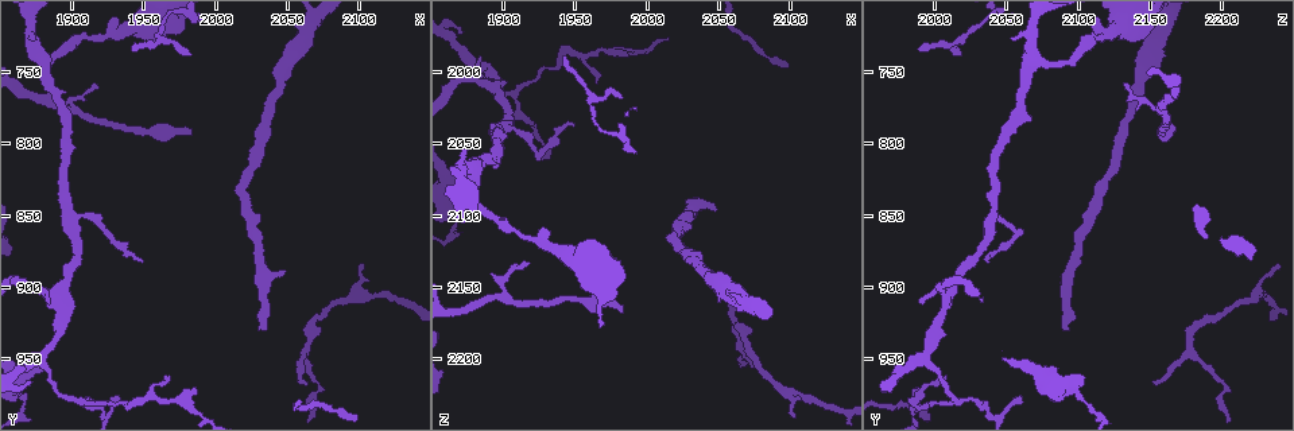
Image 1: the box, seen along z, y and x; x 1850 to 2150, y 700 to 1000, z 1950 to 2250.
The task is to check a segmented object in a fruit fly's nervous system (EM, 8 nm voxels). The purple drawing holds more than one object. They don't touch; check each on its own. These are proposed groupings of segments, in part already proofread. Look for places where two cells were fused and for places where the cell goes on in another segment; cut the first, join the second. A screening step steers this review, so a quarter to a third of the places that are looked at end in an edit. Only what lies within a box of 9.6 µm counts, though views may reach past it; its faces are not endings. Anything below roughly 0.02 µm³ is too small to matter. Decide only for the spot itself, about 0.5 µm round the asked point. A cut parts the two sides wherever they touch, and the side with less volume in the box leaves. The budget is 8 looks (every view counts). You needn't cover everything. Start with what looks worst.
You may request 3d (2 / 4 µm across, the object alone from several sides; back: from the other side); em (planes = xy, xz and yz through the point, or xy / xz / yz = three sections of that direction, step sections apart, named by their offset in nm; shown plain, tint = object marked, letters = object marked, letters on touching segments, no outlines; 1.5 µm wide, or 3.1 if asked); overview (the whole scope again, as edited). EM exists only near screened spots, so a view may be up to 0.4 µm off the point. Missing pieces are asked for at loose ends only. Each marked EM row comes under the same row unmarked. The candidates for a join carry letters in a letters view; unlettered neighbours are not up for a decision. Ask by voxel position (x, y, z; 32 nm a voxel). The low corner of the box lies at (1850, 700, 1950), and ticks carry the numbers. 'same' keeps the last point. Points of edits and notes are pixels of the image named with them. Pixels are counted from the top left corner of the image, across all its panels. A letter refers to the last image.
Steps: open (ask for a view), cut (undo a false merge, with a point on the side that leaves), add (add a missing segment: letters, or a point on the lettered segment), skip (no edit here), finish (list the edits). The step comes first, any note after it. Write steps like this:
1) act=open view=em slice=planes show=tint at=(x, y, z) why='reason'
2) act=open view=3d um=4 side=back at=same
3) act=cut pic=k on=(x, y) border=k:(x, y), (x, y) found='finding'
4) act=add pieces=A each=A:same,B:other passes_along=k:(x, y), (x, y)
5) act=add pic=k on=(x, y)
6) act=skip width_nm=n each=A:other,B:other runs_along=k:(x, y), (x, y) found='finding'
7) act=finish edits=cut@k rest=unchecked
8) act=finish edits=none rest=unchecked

act=open view=em slice=planes show=letters at=(2030, 932, 2092)

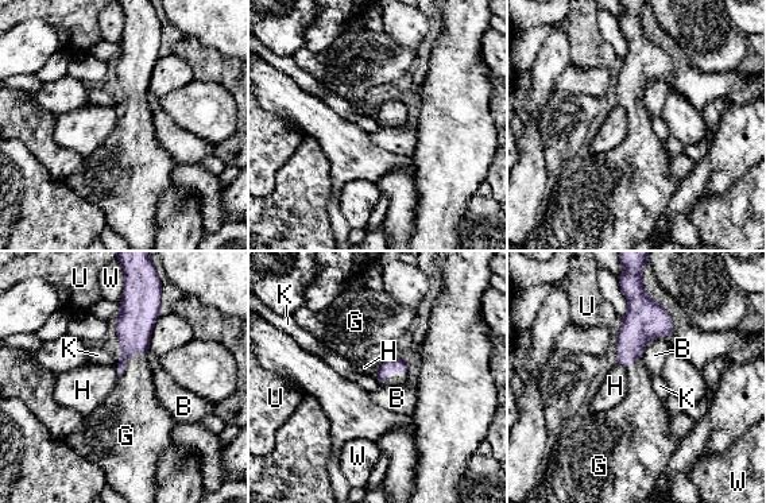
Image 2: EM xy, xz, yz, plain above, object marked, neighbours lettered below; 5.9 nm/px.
act=add pieces=G each=B:other,G:same,H:other,K:other,U:other,W:other passes_along=2:(136, 318), (127, 359), (134, 399) found='it goes on there'

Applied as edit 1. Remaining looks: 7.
act=open view=overview

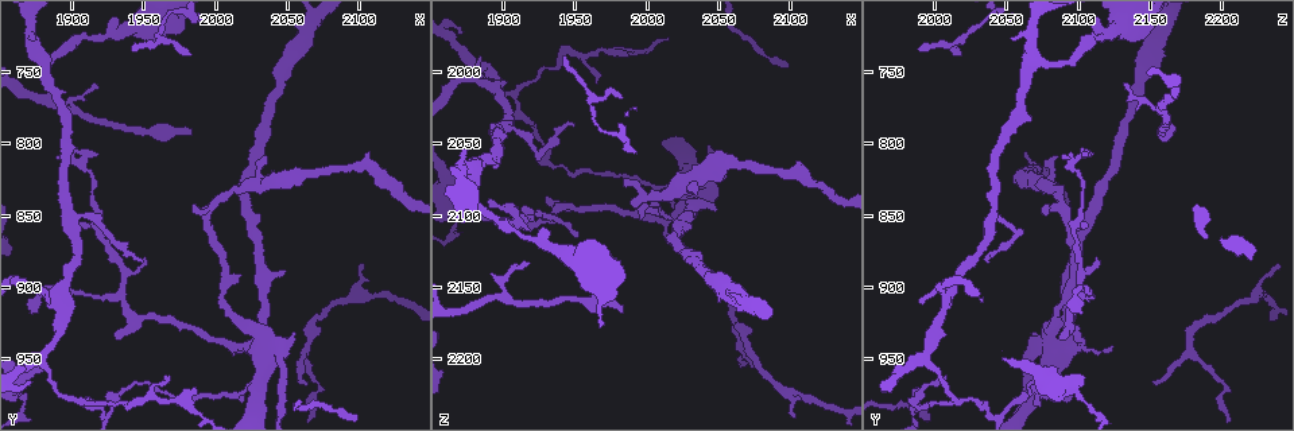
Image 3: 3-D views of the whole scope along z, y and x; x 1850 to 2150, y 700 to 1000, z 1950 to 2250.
act=open view=3d um=4 side=back at=(1982, 792, 2166) why='branch stops here'

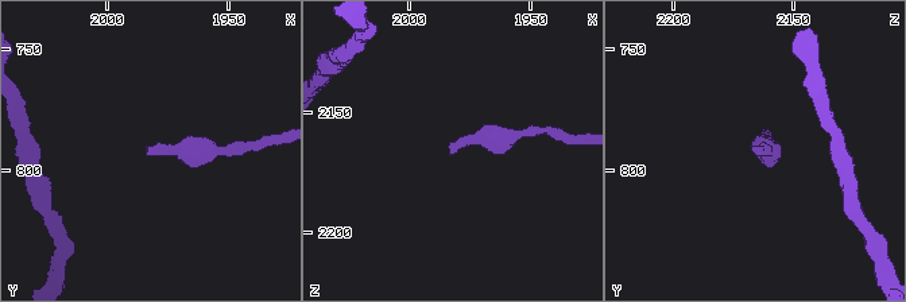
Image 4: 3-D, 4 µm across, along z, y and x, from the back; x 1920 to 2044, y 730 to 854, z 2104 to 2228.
act=open view=em slice=xy step=4 show=letters at=(1983, 793, 2166)

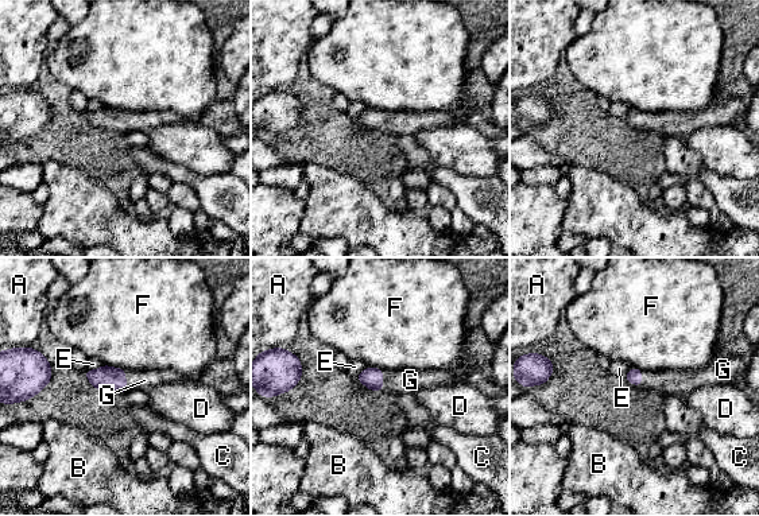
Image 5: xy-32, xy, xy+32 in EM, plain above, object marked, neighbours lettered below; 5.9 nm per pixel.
act=add pieces=G each=A:other,B:other,C:other,D:other,E:other,F:other,G:same passes_along=5:(108, 379), (124, 380), (144, 380) found='the cell continues'

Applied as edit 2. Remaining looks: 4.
act=open view=overview why='see it whole again'

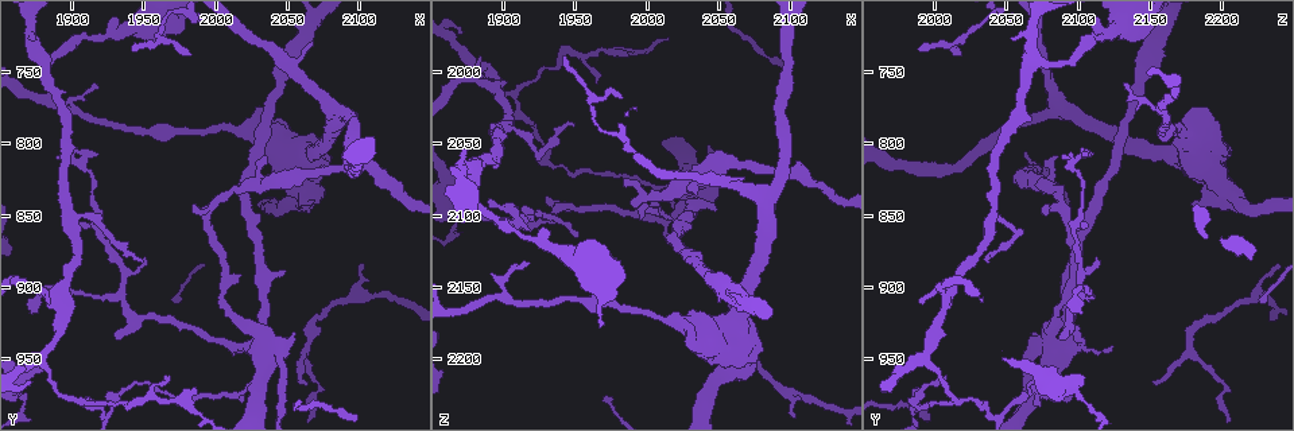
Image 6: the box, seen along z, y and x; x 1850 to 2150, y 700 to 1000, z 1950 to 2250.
act=open view=3d um=4 at=(2066, 968, 2154) why='tapers out'

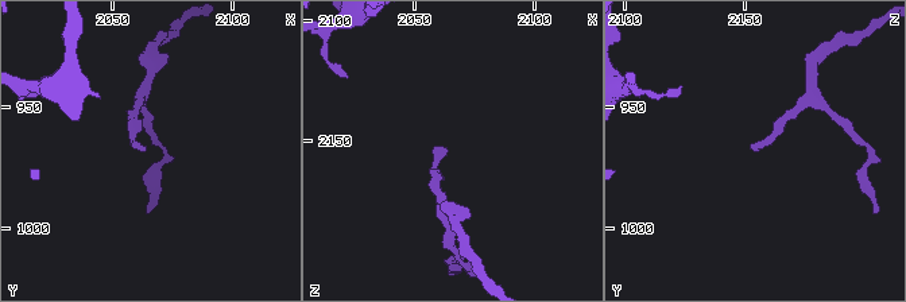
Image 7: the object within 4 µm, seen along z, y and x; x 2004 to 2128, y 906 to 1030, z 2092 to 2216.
act=open view=em slice=planes show=letters at=(2063, 967, 2154) why='shape alone is not enough'

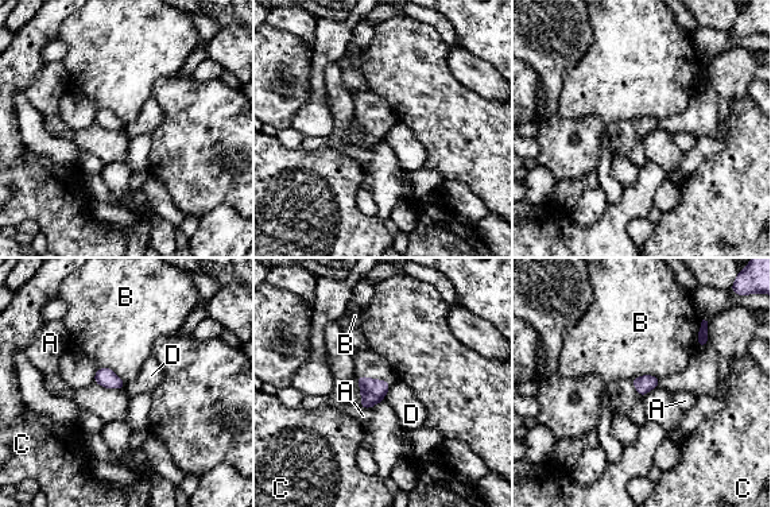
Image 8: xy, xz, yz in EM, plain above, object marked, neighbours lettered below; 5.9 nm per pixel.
act=skip longest_contact=B:200nm each=A:other,B:other,C:other,D:other found='none of them fits'

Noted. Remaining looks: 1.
act=finish edits=add@2,add@5 rest=unchecked

